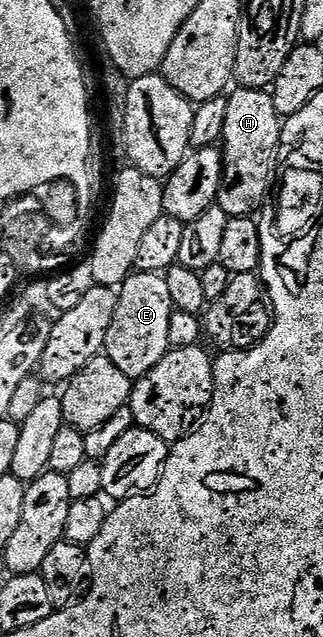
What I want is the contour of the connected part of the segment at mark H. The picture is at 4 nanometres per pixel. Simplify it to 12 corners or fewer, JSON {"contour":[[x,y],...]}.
{"contour":[[237,87],[222,137],[228,217],[259,213],[278,179],[271,91]]}

